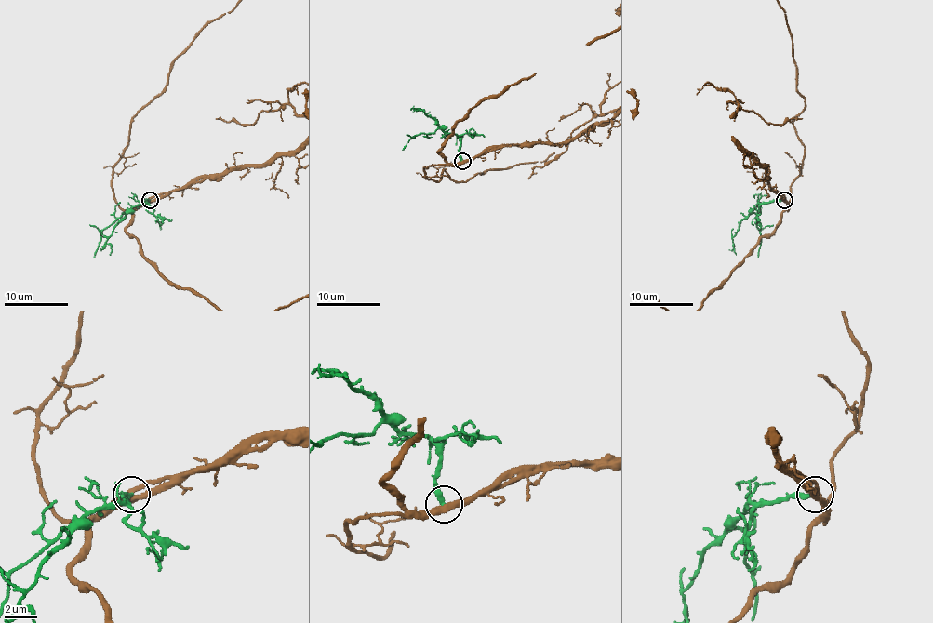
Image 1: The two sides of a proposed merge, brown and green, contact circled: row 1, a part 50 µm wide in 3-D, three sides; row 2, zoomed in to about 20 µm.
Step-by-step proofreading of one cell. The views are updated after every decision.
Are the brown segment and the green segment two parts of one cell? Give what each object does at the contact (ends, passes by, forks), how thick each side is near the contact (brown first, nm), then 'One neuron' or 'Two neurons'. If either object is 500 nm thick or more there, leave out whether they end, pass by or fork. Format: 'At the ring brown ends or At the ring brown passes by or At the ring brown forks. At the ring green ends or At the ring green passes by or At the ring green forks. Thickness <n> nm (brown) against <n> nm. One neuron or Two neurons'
At the ring brown forks. At the ring green ends. Thickness 340 nm (brown) against 320 nm. Two neurons

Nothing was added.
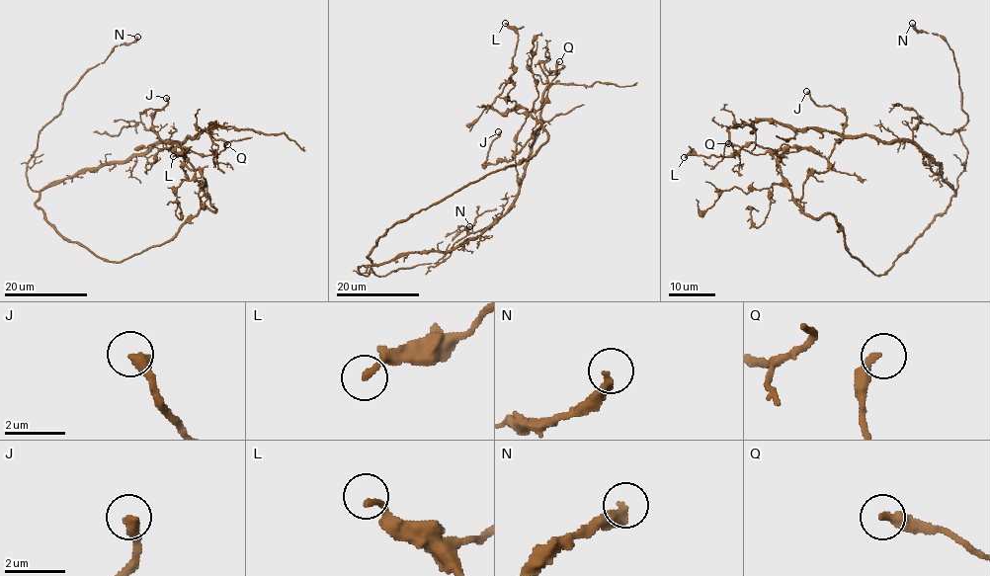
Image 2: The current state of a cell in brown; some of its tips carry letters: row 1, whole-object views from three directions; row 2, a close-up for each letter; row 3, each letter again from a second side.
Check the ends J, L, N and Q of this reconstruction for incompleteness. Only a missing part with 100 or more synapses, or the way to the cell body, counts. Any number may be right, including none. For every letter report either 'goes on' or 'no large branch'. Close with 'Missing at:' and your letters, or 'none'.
J: no large branch
L: no large branch
N: goes on
Q: no large branch
Missing at: N

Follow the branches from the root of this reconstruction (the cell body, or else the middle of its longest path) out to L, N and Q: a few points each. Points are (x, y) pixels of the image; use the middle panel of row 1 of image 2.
L: (376, 241), (397, 221), (521, 164), (547, 140), (525, 108), (492, 106), (514, 72), (518, 35), (505, 23)
N: (376, 241), (368, 256), (371, 263), (359, 266), (359, 274), (371, 269), (385, 276), (436, 263), (469, 226)
Q: (376, 241), (397, 221), (530, 159), (547, 133), (540, 125), (518, 151), (516, 136), (543, 105), (559, 61)

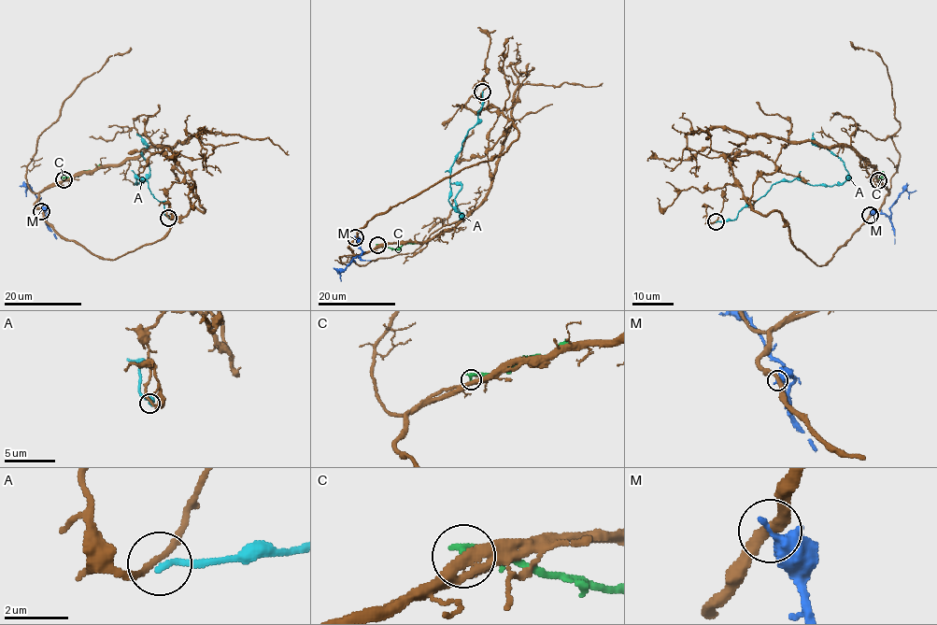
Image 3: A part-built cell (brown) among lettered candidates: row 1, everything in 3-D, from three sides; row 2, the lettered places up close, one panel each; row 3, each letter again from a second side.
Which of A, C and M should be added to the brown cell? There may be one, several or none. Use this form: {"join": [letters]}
{"join": []}

